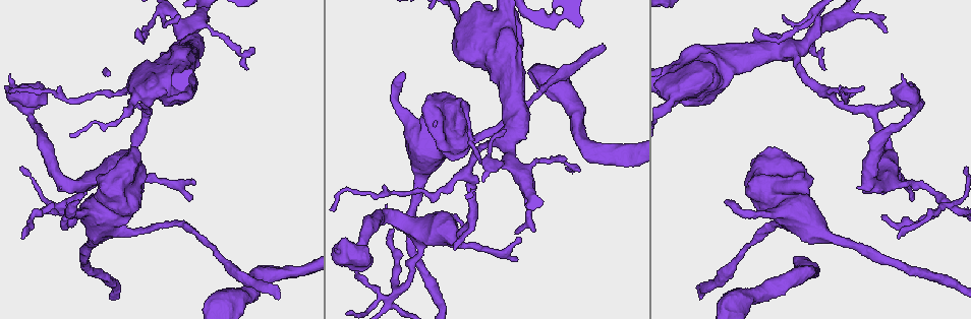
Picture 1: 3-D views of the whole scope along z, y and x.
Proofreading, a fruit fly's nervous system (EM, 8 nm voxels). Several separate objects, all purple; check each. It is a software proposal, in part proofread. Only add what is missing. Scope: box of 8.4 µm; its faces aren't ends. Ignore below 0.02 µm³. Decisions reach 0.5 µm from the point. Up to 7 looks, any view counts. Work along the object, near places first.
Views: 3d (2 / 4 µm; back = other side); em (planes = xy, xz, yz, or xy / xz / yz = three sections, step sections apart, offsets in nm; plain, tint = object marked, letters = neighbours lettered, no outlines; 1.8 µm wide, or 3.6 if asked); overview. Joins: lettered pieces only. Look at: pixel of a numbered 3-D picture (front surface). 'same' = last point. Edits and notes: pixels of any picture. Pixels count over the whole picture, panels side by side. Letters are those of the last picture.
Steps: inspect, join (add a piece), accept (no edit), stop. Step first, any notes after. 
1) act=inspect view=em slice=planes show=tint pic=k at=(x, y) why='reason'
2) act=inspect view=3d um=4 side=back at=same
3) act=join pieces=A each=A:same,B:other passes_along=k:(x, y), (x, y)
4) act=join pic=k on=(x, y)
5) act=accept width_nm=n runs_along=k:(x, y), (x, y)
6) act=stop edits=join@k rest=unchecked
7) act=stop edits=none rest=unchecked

act=inspect view=3d um=2 pic=1 at=(699, 296) why='an open end'

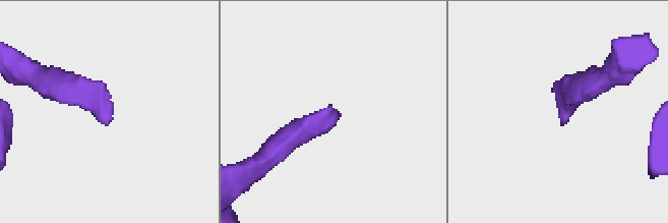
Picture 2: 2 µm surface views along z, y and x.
act=inspect view=em slice=planes show=letters pic=2 at=(110, 118) why='need the tissue'

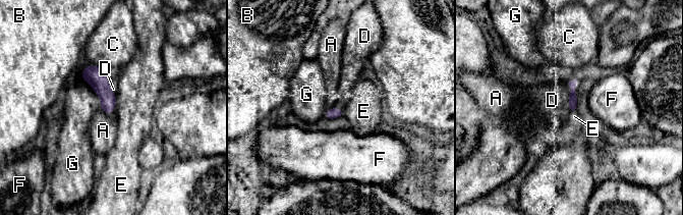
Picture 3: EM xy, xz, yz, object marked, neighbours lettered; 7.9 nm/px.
act=join pieces=D each=A:other,B:other,C:other,D:same,E:other,F:other,G:other found='the neuron continues'

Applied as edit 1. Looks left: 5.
act=inspect view=3d um=2 pic=1 at=(725, 201)

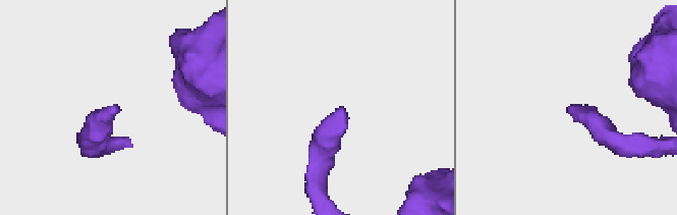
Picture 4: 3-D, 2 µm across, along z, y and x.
act=inspect view=em slice=xy step=8 show=tint pic=4 at=(345, 111)

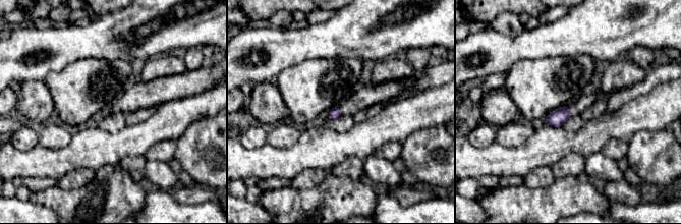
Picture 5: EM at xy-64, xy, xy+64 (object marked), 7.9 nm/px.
act=inspect view=em slice=planes show=letters at=same

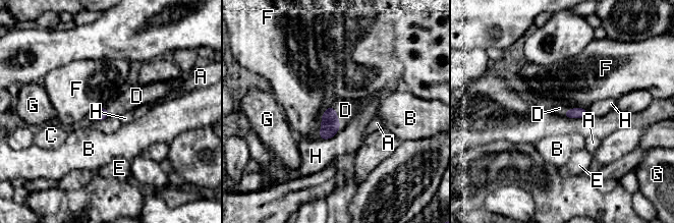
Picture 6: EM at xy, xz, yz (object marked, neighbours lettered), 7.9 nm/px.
act=join pieces=D each=A:other,B:other,C:other,D:same,E:other,F:other,G:other,H:other passes_along=6:(330, 125), (336, 115), (345, 110) found='the neuron continues'

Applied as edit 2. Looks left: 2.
act=inspect view=em slice=yz step=16 show=tint pic=1 at=(31, 118) why='thin neck'

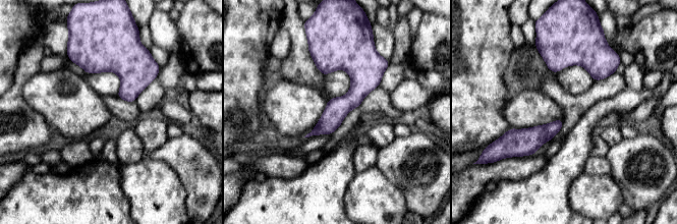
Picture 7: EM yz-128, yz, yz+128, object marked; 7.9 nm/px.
act=inspect view=em slice=planes show=letters at=same why='cut it another way'

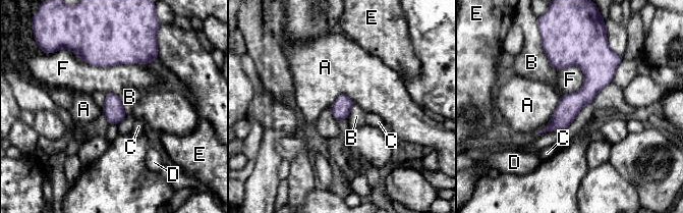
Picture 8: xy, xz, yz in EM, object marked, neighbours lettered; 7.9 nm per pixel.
act=accept width_nm=150 each=A:other,B:other,C:other,D:other,E:other,F:other border=8:(118, 96), (125, 116), (117, 124) found='none of them fits'

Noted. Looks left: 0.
act=stop edits=join@3,join@6 rest=unchecked

